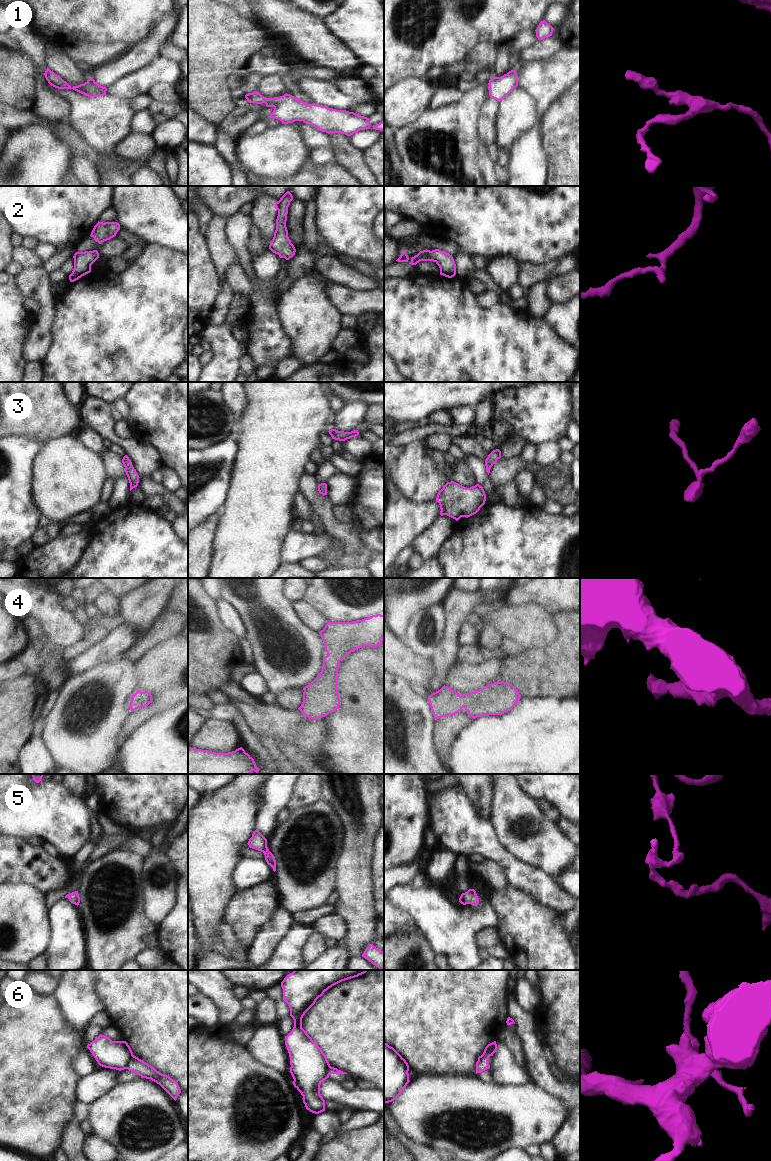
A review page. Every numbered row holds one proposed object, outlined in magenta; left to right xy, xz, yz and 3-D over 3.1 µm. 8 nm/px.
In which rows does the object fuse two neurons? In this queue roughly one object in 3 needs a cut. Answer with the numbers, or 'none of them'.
6

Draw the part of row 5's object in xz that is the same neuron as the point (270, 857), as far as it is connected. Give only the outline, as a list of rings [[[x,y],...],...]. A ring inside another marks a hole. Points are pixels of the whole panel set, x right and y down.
[[[258,829],[253,832],[252,837],[247,844],[250,848],[263,852],[267,864],[273,868],[274,872],[276,871],[275,857],[267,847],[267,839],[258,831]]]

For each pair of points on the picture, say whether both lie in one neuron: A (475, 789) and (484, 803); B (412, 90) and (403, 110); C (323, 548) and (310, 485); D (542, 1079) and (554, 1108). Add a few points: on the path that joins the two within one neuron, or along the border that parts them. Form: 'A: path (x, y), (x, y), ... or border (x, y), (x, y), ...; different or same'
A: path (478, 792), (483, 800); same
B: path (412, 95), (403, 105); same
C: border (325, 532), (337, 538), (344, 547); different
D: border (532, 1079), (544, 1090), (562, 1097), (568, 1103); different

